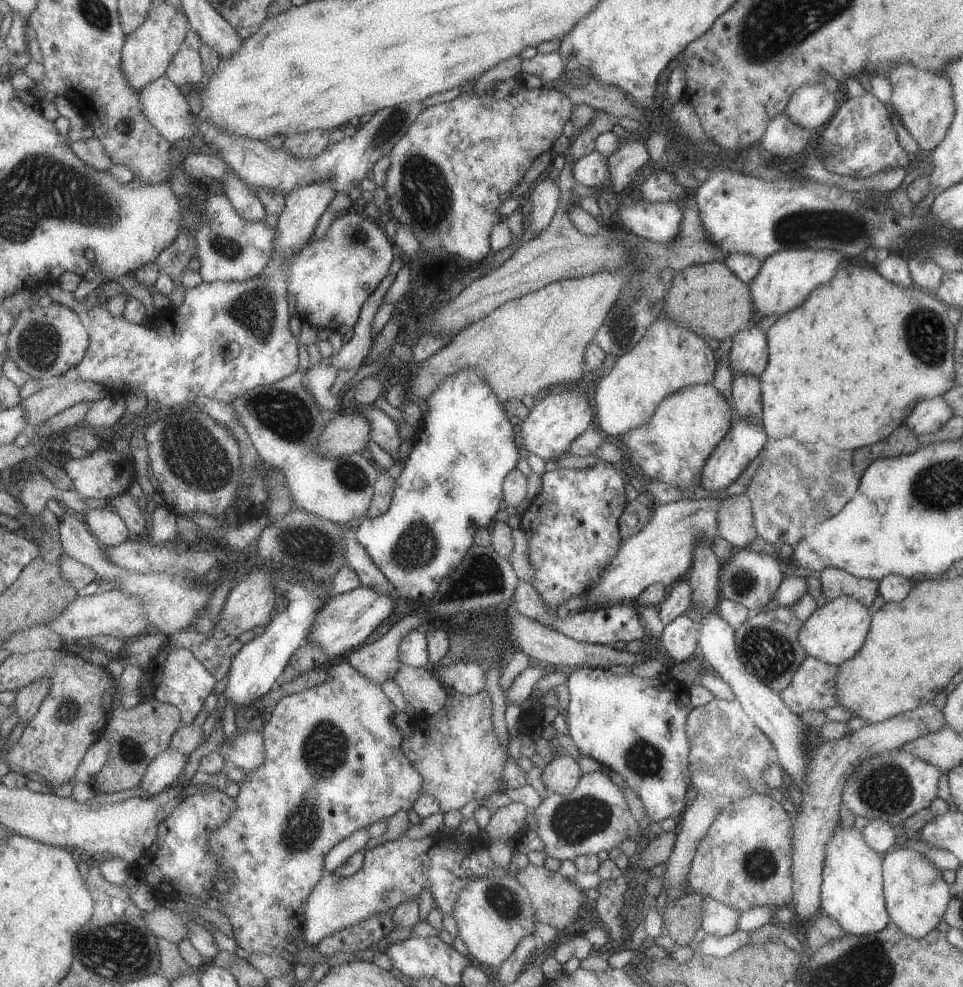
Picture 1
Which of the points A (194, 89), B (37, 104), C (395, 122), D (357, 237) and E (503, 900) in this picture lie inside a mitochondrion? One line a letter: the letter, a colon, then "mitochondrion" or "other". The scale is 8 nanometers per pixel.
A: other
B: other
C: mitochondrion
D: mitochondrion
E: mitochondrion

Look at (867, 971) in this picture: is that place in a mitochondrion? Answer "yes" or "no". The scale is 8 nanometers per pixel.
yes

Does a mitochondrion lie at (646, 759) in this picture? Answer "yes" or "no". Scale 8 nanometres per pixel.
yes

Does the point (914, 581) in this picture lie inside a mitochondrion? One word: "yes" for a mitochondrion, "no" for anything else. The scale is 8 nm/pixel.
no

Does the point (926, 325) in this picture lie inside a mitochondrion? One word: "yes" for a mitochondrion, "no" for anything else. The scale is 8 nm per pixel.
yes

